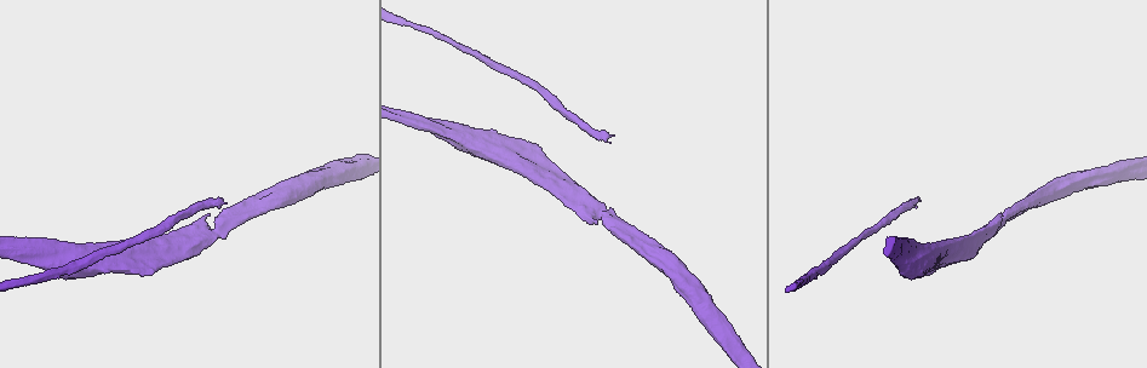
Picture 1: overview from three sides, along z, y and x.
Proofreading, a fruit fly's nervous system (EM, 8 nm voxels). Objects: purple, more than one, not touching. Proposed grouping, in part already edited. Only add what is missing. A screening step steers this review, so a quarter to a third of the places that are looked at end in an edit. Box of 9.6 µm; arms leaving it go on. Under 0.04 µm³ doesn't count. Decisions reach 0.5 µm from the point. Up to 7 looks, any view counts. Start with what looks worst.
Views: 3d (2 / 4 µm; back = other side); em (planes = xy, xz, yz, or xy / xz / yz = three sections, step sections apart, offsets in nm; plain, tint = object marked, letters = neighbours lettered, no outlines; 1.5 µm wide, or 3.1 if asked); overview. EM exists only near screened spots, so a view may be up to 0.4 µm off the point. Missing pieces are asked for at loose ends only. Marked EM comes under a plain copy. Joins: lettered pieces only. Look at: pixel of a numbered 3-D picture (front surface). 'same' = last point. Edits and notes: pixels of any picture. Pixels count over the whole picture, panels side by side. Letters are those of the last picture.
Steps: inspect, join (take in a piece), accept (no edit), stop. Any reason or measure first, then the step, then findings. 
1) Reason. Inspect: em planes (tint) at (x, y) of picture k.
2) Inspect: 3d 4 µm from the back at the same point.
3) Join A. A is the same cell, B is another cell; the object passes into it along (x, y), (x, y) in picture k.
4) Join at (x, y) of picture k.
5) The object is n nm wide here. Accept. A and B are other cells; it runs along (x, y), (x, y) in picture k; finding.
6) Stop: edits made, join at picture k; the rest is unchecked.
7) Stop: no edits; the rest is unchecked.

Branch stops here. Inspect: 3d 4 µm at (611, 142) of picture 1.

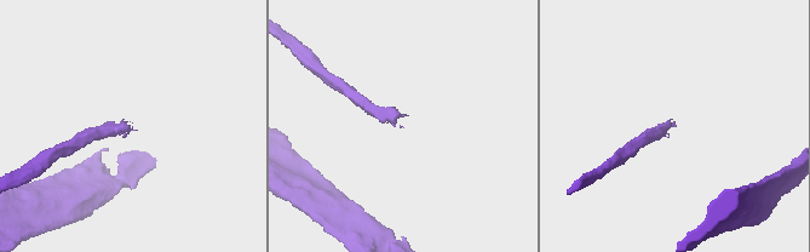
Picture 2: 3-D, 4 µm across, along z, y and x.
Need the tissue. Inspect: em planes (letters) at (674, 124) of picture 2.

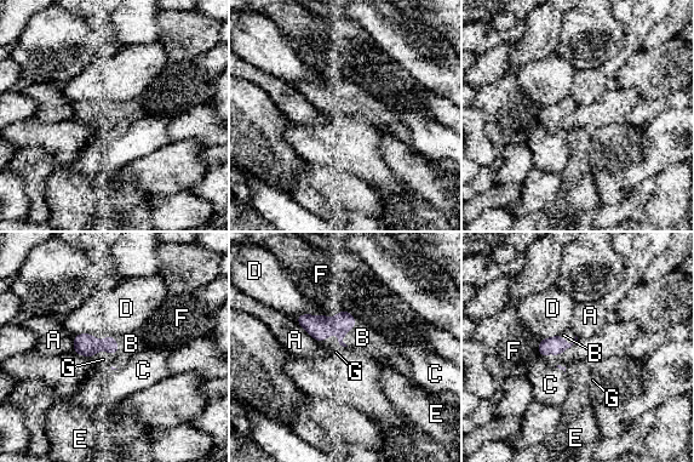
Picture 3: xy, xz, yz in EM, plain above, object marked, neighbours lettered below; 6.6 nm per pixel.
Join B. B is the same cell, A, C, D, E, F and G are other cells; the neuron continues.

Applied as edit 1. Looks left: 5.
Inspect: overview.

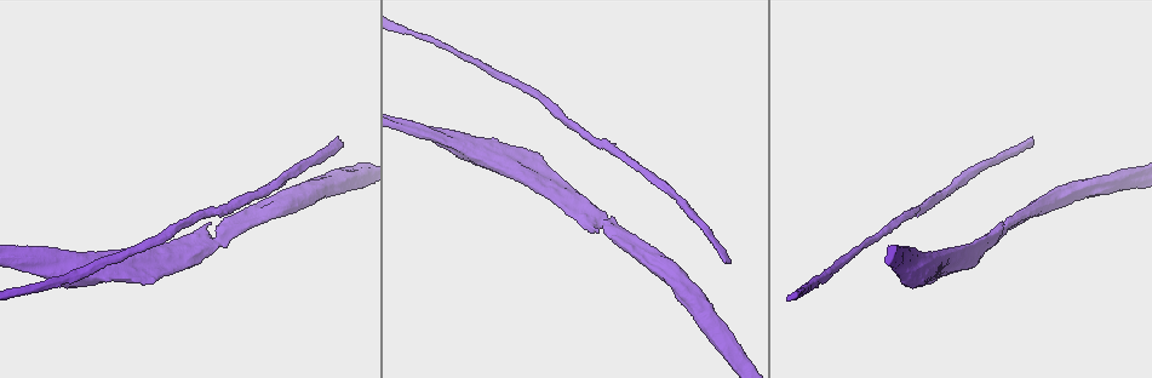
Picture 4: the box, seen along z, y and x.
Stops while still wide. Inspect: 3d 4 µm at (984, 235) of picture 4.

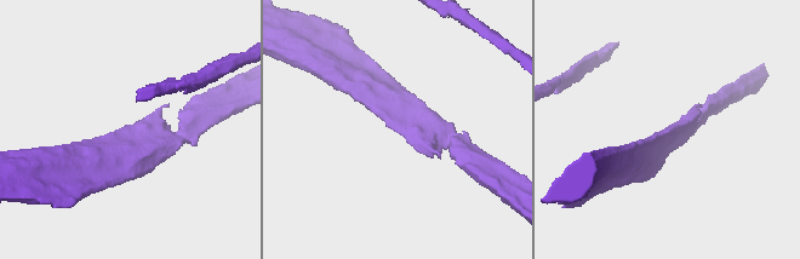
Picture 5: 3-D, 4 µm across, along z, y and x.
Now the EM. Inspect: em xy step 4 (letters) at (116, 130) of picture 5.

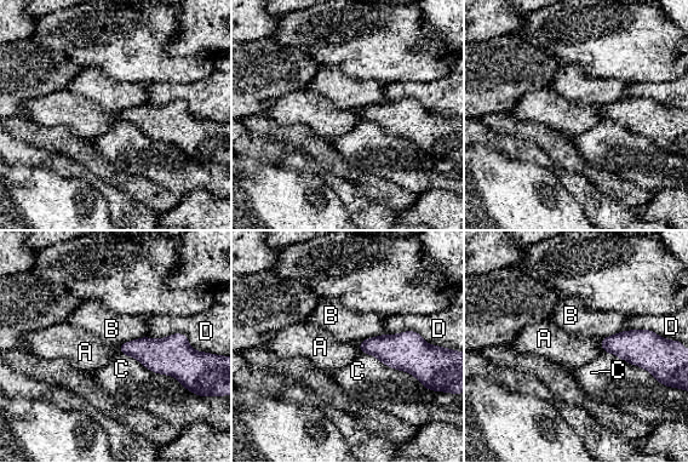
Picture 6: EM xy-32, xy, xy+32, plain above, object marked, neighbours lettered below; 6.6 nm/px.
Inspect: em planes (letters) at the same point.

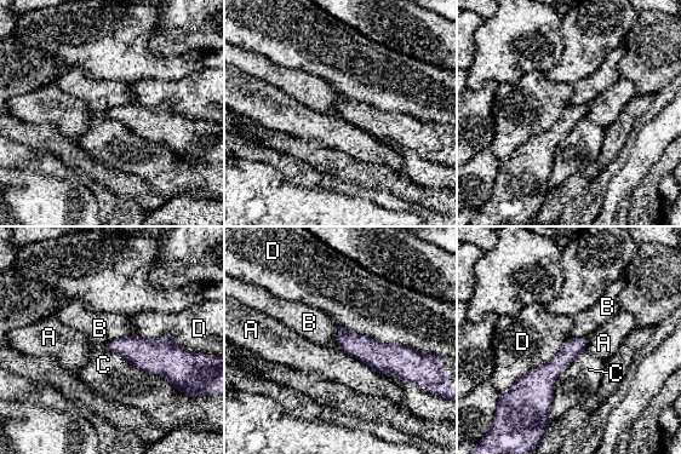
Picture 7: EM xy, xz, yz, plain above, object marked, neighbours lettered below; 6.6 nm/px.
Accept. A, B, C and D are other cells; a border runs along (131, 334), (115, 338), (102, 346) in picture 7; no lettered piece goes on from it.

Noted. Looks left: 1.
Stop: edits made, join at picture 3; the rest is unchecked.

